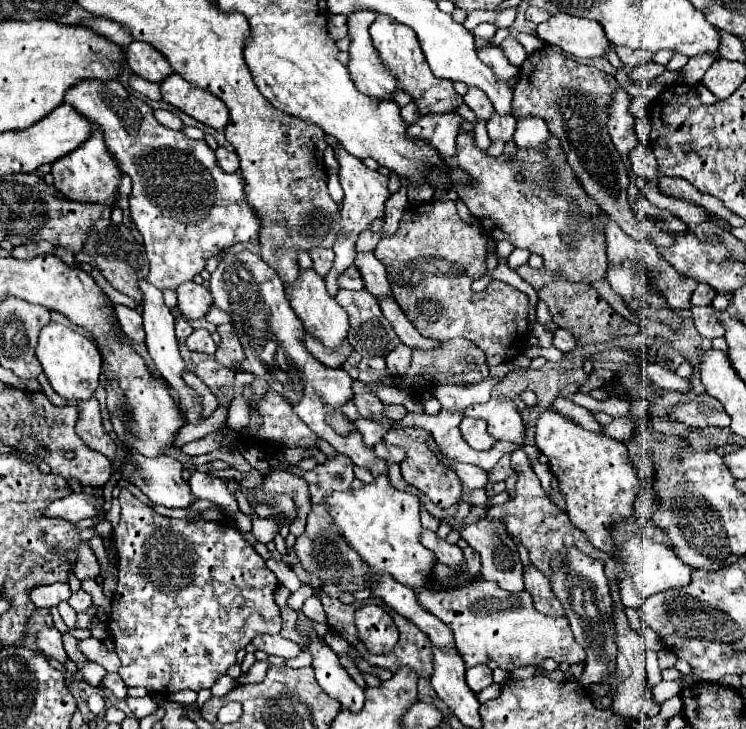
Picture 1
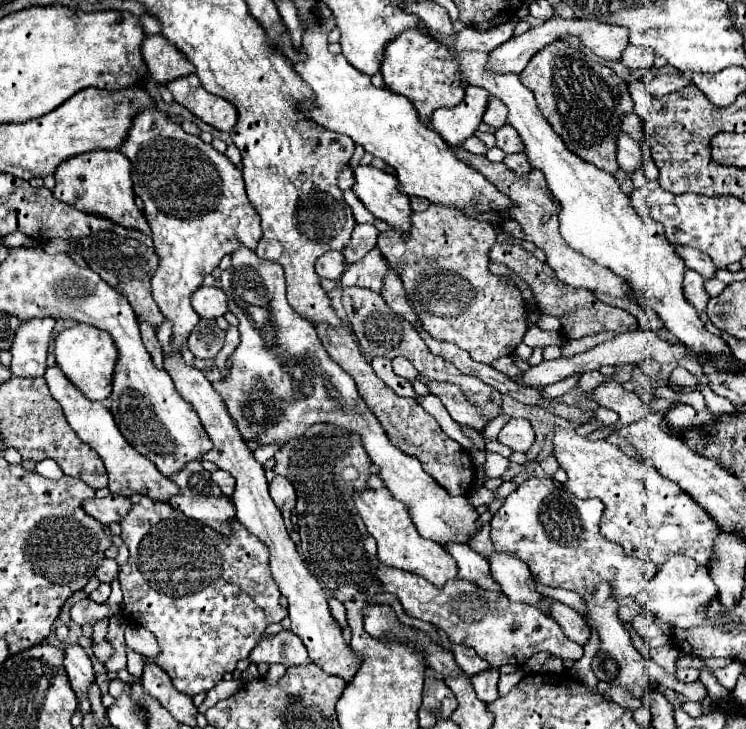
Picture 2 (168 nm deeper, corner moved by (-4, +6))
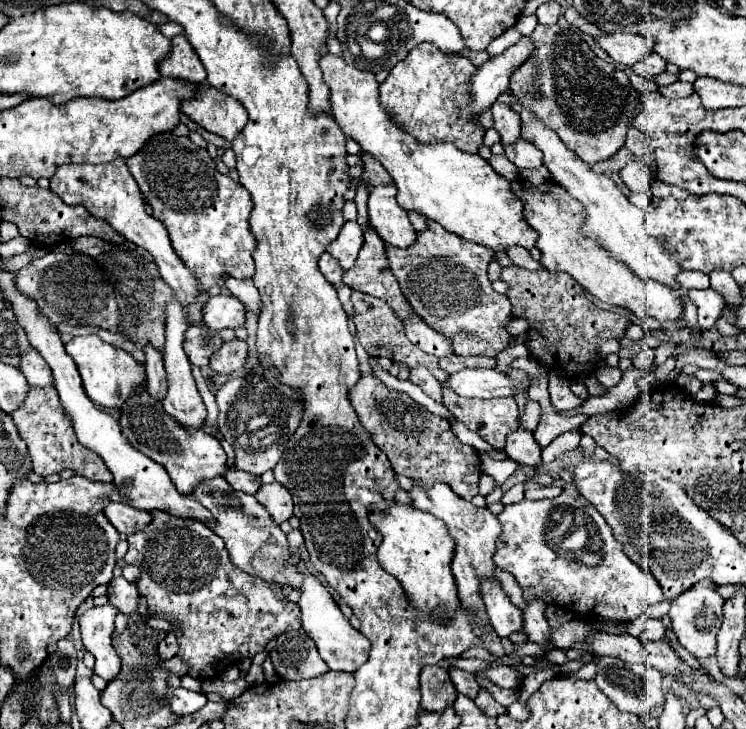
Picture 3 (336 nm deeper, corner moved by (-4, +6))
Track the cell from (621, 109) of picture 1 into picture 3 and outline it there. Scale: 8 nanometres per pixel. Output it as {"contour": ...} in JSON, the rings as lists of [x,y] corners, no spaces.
{"contour":[[[626,165],[620,171],[620,177],[624,181],[624,185],[630,191],[638,191],[638,193],[646,193],[650,195],[650,183],[652,183],[652,173],[646,165]]]}

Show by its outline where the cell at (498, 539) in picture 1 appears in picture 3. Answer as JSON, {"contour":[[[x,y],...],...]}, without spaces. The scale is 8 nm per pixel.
{"contour":[[[534,599],[530,603],[526,603],[526,611],[524,611],[524,633],[528,635],[528,641],[542,645],[544,649],[550,649],[552,641],[550,641],[550,625],[544,617],[544,609],[546,603],[542,603],[540,599]]]}

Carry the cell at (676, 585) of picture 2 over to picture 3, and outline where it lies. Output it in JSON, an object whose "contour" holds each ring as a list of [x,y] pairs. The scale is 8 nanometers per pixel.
{"contour":[[[710,581],[696,583],[696,587],[688,589],[686,593],[682,593],[680,597],[670,601],[670,619],[672,619],[674,633],[678,635],[680,643],[696,659],[704,659],[704,657],[716,655],[716,635],[718,635],[720,623],[724,619],[722,605],[724,605],[724,599],[716,593],[714,583],[710,583]]]}

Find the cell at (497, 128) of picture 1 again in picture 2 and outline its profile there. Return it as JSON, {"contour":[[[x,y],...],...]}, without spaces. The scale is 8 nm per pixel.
{"contour":[[[510,125],[498,127],[494,131],[496,137],[496,145],[504,151],[504,153],[522,153],[524,151],[524,143],[520,139],[520,135],[516,135],[516,131]]]}

